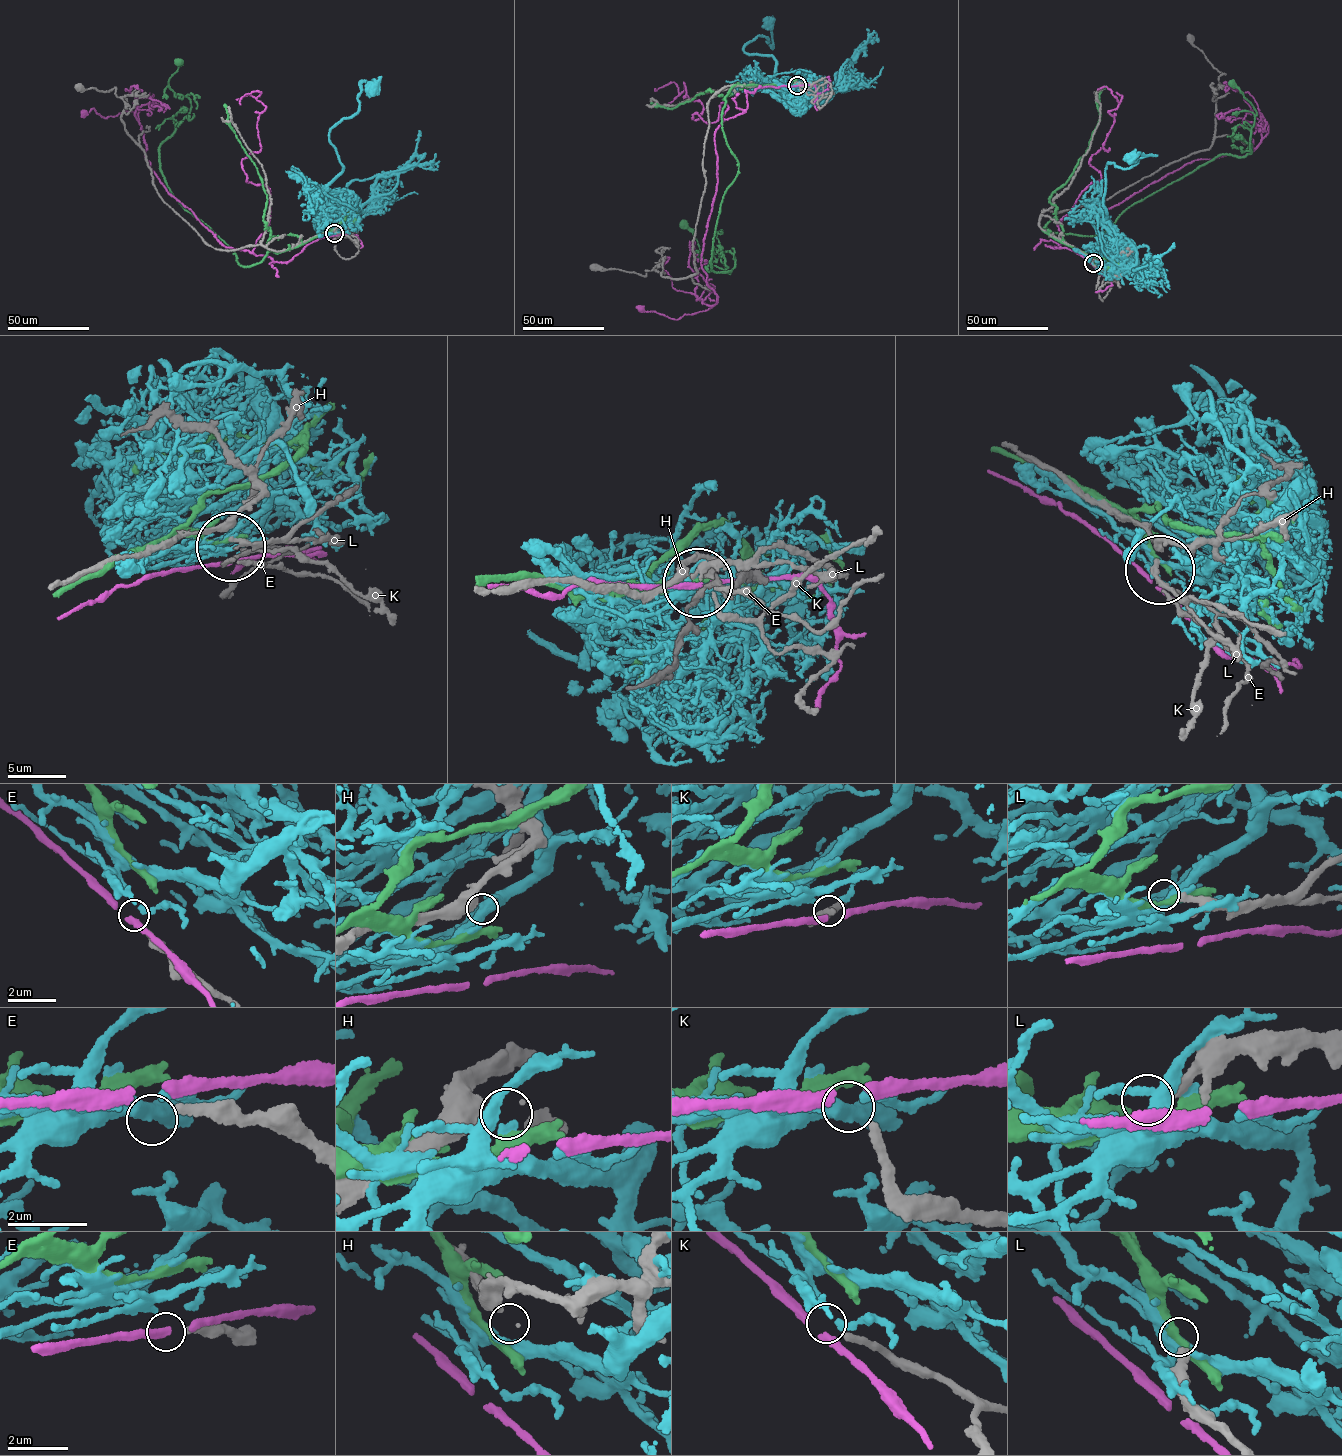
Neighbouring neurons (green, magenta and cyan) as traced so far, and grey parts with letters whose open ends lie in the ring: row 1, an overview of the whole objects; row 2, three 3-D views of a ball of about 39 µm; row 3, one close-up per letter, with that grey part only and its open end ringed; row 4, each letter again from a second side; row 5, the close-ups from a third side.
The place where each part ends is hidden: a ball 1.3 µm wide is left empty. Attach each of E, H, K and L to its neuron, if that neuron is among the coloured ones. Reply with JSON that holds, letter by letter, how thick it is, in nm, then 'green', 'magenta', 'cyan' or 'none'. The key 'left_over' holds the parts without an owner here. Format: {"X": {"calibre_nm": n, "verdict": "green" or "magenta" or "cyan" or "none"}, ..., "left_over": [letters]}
{"E": {"calibre_nm": 240, "verdict": "none"}, "H": {"calibre_nm": 460, "verdict": "none"}, "K": {"calibre_nm": 240, "verdict": "none"}, "L": {"calibre_nm": 280, "verdict": "none"}, "left_over": ["E", "H", "K", "L"]}

